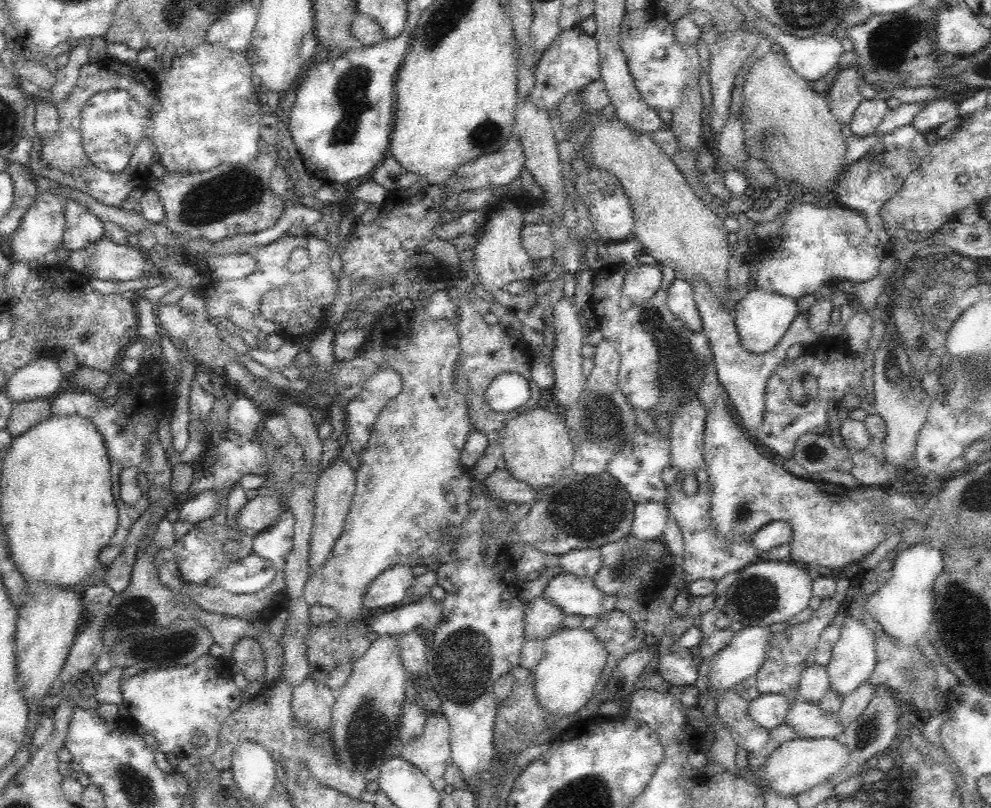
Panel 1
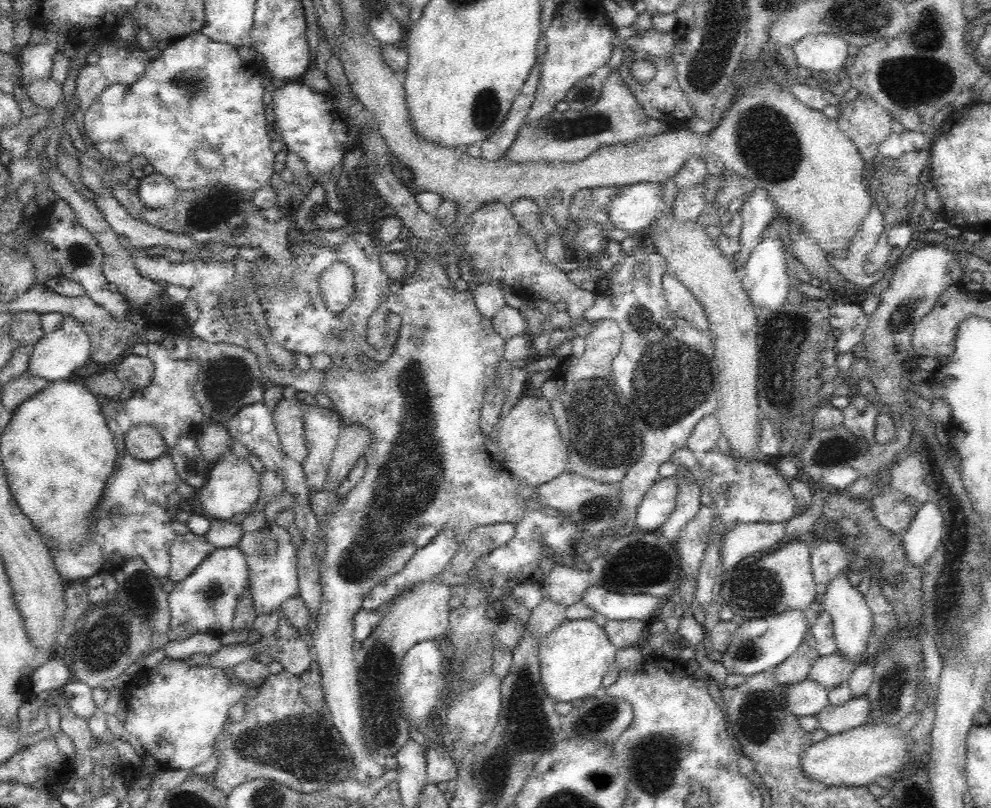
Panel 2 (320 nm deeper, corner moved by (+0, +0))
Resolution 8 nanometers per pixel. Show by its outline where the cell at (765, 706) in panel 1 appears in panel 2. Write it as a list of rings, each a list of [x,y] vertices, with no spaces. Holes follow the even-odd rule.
[[[810,679],[786,685],[784,707],[796,716],[814,716],[829,705],[828,690]]]

